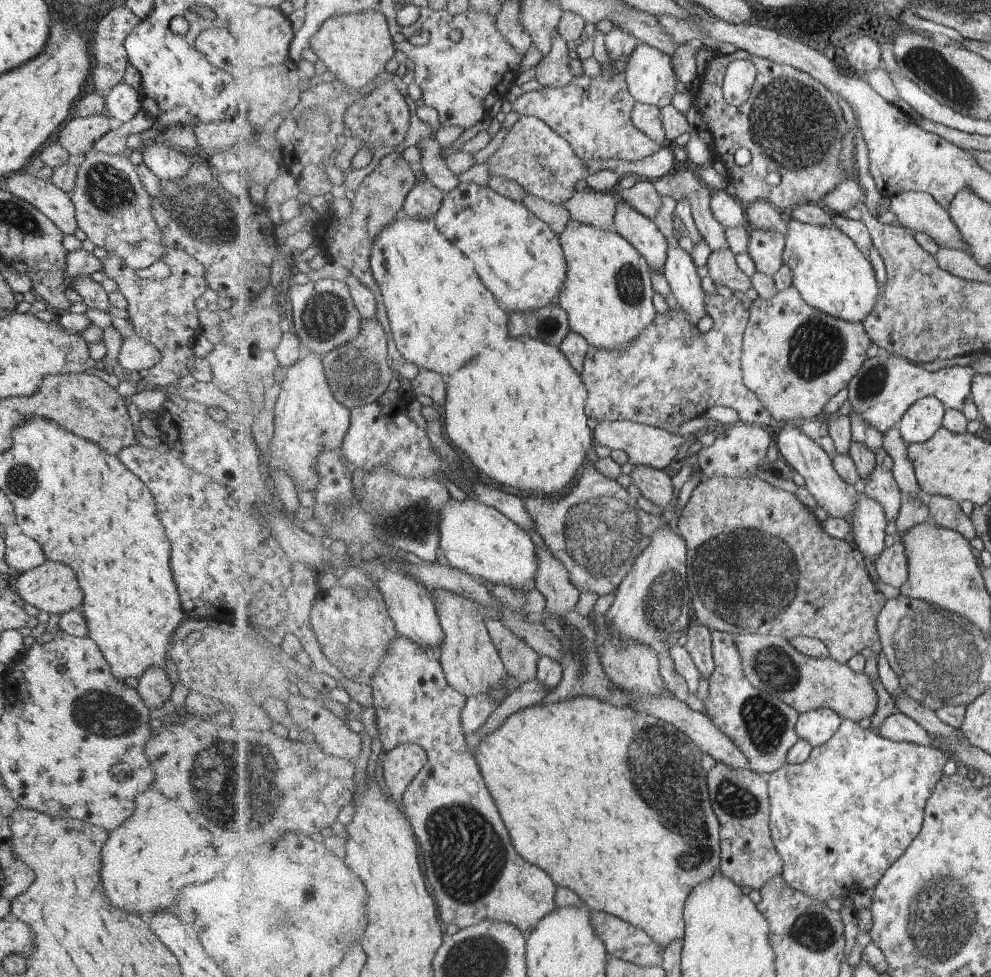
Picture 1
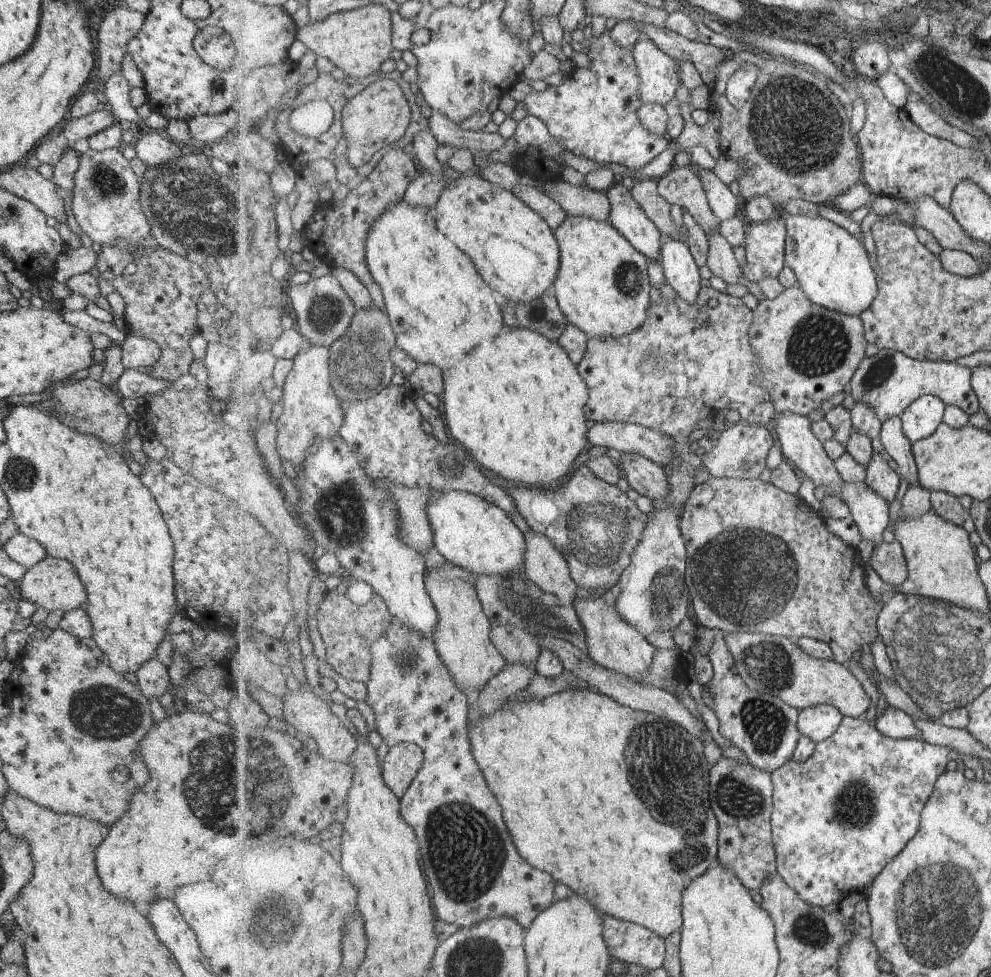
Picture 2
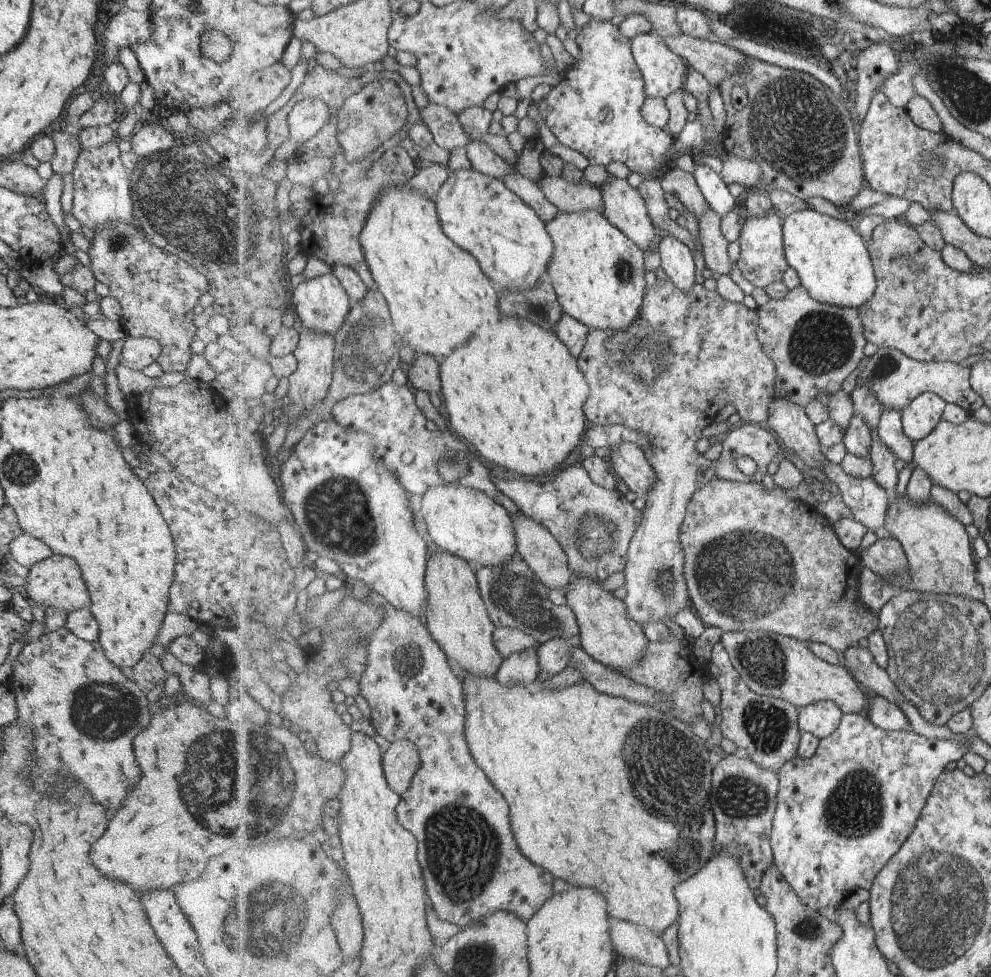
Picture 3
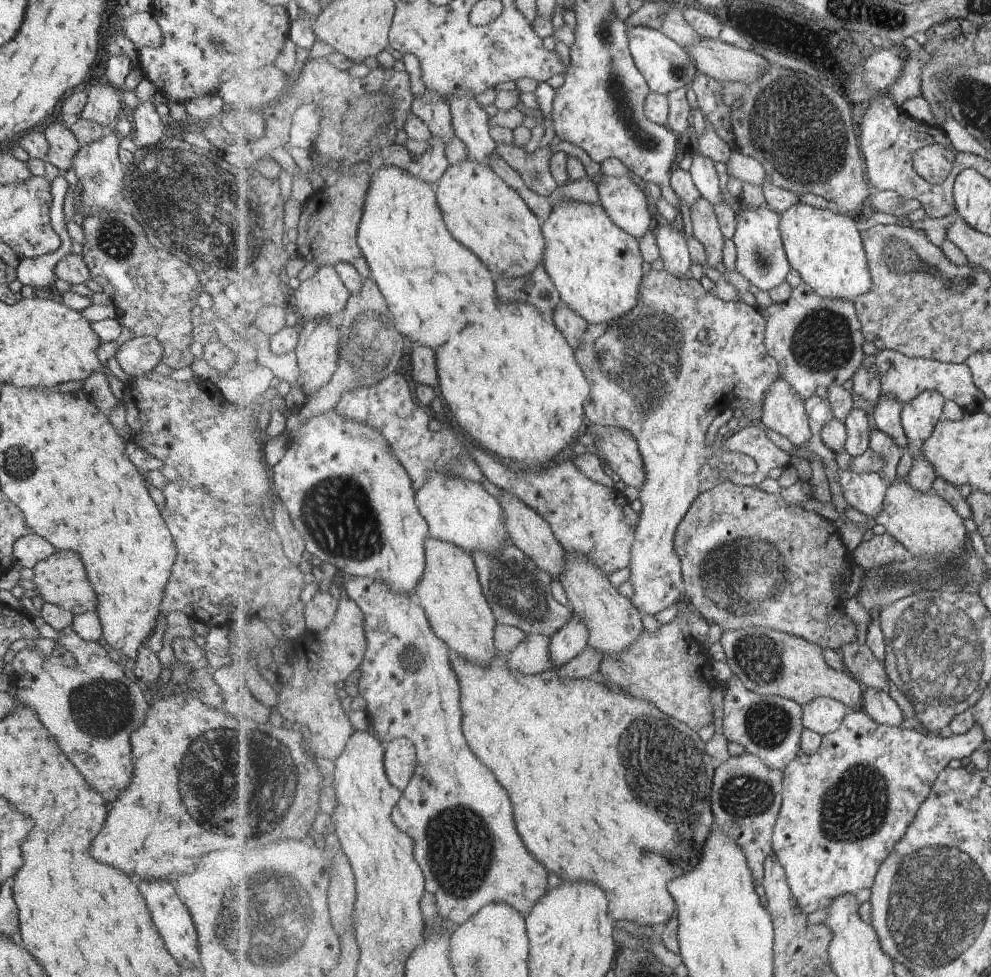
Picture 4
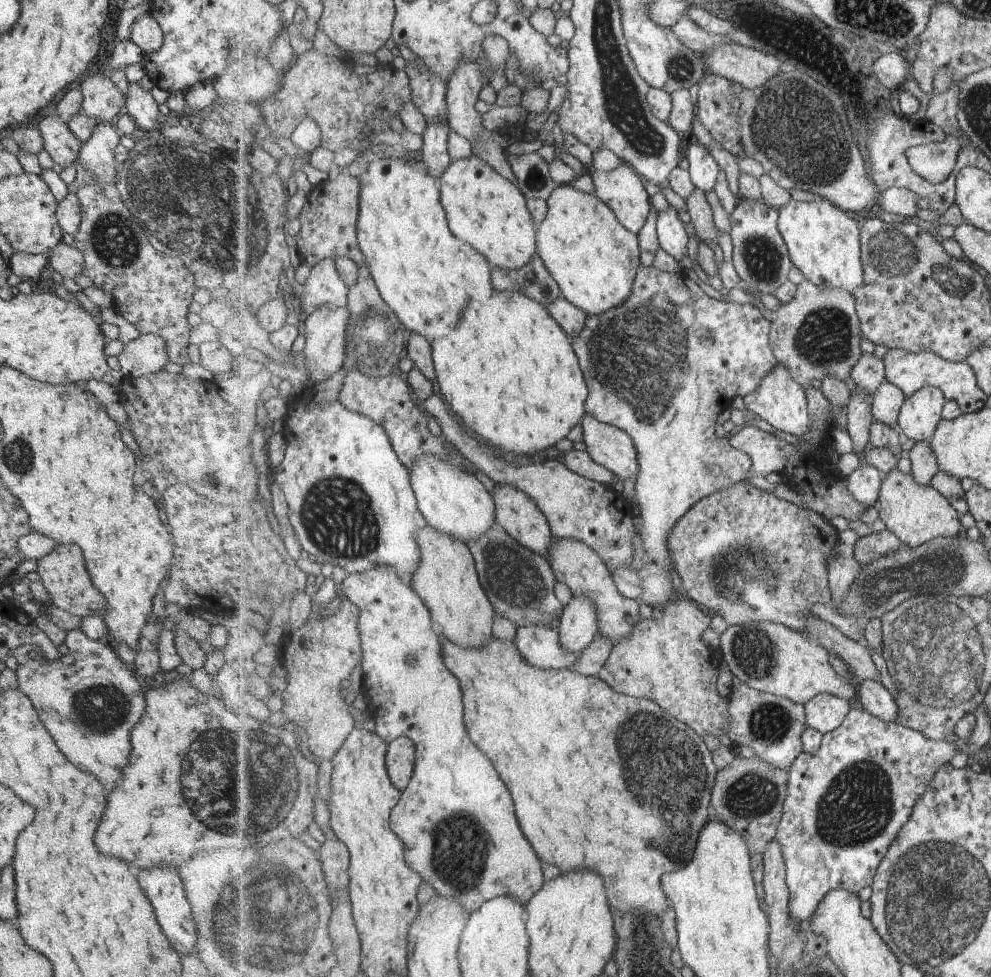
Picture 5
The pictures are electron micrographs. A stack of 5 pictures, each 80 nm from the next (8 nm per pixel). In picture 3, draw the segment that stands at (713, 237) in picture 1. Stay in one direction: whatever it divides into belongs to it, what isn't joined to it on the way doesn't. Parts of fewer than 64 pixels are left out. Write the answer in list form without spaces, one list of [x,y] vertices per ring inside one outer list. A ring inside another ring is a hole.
[[[673,167],[661,175],[664,192],[673,194],[697,218],[709,208],[705,195],[699,188],[695,175]]]

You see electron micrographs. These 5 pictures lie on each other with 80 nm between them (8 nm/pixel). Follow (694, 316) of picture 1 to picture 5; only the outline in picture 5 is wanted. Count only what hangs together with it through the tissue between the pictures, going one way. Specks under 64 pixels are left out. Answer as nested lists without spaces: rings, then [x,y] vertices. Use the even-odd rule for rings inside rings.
[[[669,205],[657,217],[658,244],[675,260],[683,260],[689,252],[689,232],[687,232],[687,216],[681,211],[675,210],[675,206]]]

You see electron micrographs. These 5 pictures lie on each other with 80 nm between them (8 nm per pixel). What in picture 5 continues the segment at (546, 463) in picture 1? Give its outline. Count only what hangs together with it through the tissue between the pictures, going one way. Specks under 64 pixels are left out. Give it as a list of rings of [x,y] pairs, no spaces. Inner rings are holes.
[[[495,290],[489,300],[473,300],[469,316],[465,316],[449,336],[430,344],[443,398],[466,426],[489,446],[504,452],[509,450],[514,454],[542,457],[549,446],[567,438],[587,413],[588,382],[571,338],[547,306],[529,295]]]

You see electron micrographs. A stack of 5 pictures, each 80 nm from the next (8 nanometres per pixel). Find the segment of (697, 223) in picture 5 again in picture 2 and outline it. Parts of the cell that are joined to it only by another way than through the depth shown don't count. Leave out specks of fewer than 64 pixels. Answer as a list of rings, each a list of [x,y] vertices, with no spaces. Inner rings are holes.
[[[715,230],[707,238],[709,250],[705,266],[712,272],[712,275],[721,278],[727,285],[745,286],[747,292],[752,294],[757,302],[766,299],[758,284],[749,280],[743,273],[741,263],[737,262],[735,254],[733,254],[733,247],[722,236],[720,230]]]

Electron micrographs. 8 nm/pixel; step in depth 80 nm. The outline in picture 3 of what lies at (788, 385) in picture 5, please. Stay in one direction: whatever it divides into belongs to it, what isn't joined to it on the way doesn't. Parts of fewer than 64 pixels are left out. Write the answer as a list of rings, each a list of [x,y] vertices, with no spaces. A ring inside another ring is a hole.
[[[776,396],[771,404],[771,414],[767,422],[781,438],[785,448],[797,454],[805,466],[825,472],[822,462],[826,458],[821,452],[816,425],[809,420],[803,408]]]

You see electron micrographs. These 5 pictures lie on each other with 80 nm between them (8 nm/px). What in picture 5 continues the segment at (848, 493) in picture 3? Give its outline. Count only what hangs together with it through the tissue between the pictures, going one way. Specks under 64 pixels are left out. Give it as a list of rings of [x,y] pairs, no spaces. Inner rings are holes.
[[[865,452],[858,456],[860,464],[847,478],[848,488],[860,503],[868,507],[878,507],[884,474],[876,466],[868,463],[864,456]]]

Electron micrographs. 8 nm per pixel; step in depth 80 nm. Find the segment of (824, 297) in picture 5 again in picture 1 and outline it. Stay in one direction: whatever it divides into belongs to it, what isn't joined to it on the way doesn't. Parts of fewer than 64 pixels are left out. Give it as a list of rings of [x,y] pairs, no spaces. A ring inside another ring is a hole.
[[[794,285],[771,299],[758,296],[752,302],[749,312],[745,356],[741,362],[745,370],[745,384],[753,388],[758,400],[776,421],[802,423],[819,416],[825,404],[840,390],[848,389],[853,378],[868,363],[867,350],[872,341],[862,322],[847,322],[812,308]]]

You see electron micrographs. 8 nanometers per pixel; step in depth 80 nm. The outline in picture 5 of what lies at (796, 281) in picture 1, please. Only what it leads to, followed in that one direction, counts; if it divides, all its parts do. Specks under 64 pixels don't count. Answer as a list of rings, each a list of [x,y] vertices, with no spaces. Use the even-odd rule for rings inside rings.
[[[815,196],[810,201],[794,201],[785,203],[780,211],[778,227],[788,244],[790,256],[795,267],[803,271],[807,279],[815,284],[830,289],[845,289],[855,292],[865,282],[864,264],[861,264],[861,242],[859,242],[861,229],[859,222],[851,218],[846,211],[833,204],[829,199]]]

